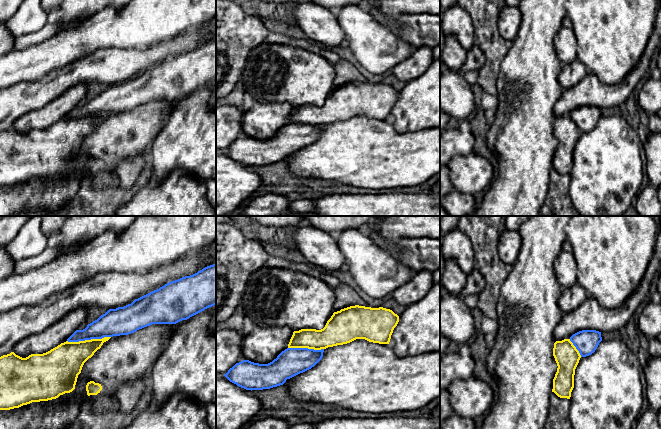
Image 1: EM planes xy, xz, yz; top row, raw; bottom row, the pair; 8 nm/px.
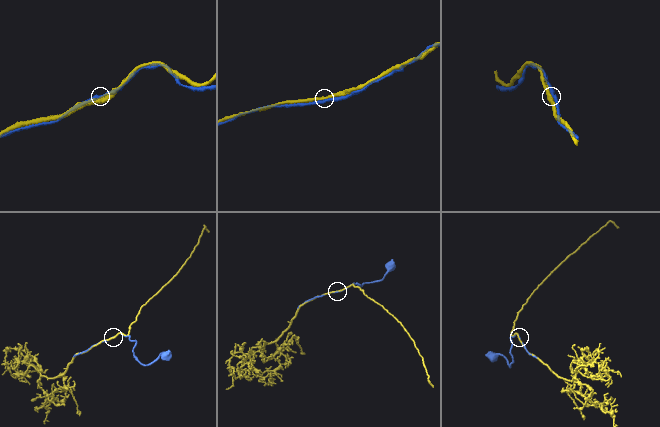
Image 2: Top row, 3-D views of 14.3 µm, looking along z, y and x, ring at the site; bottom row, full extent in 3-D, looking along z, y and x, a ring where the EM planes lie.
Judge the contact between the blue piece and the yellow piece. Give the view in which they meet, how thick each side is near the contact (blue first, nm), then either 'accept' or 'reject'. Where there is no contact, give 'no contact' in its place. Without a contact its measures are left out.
meets blue in xy; 220 nm thick on the blue side, 280 nm on the other; accept

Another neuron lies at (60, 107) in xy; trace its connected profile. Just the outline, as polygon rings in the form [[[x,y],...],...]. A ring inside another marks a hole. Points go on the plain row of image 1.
[[[79,83],[70,87],[46,106],[20,116],[14,122],[13,128],[22,134],[26,134],[31,130],[46,129],[66,118],[79,101],[85,98],[88,85],[87,83]]]

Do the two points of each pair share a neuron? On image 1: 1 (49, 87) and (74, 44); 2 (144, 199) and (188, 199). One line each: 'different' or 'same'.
1: same
2: same

